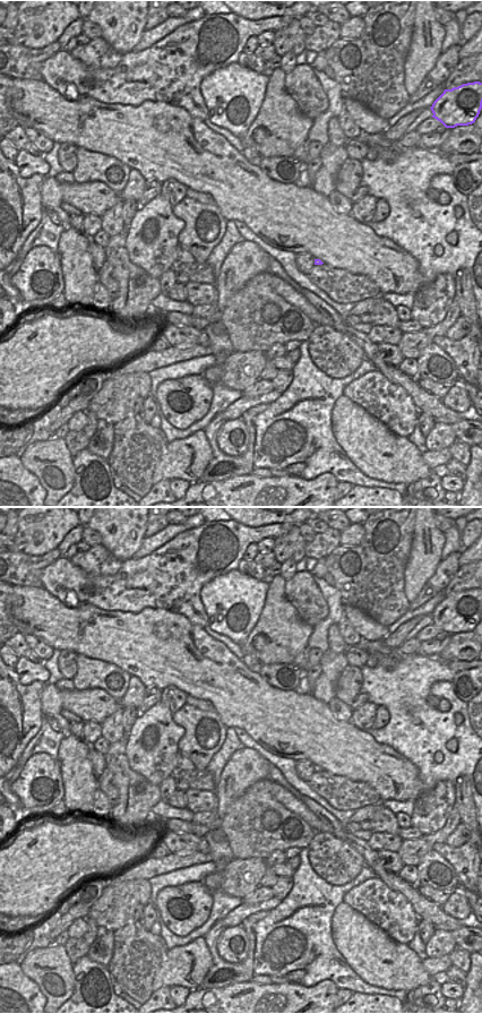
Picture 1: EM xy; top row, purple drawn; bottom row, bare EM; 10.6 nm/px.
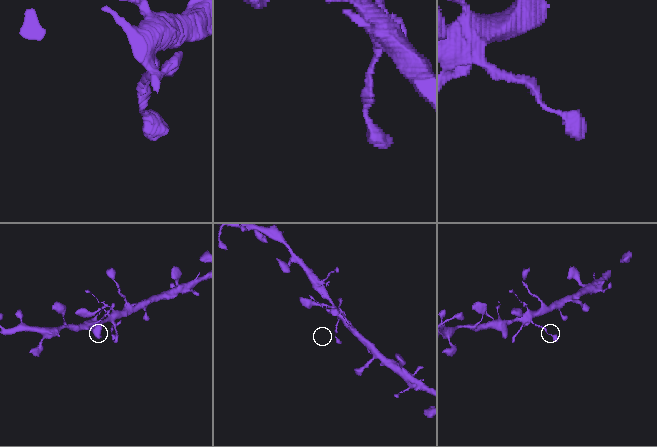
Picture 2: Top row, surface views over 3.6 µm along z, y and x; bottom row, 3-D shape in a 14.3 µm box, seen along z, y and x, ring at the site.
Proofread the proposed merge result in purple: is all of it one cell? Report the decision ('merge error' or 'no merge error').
no merge error

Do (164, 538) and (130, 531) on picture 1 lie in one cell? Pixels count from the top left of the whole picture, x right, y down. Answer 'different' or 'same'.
different

